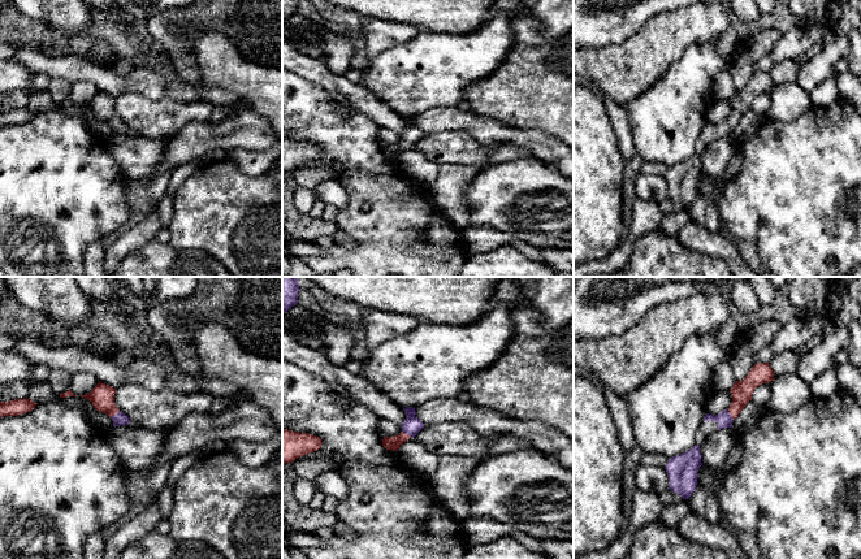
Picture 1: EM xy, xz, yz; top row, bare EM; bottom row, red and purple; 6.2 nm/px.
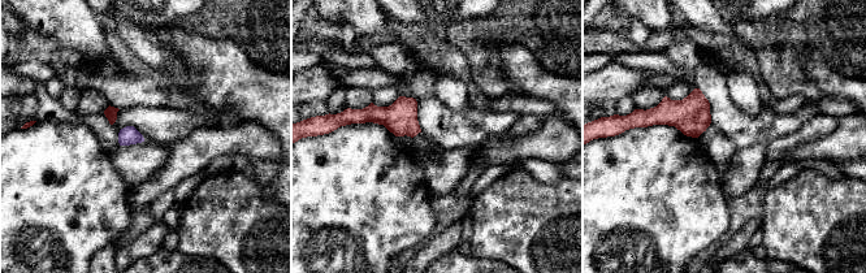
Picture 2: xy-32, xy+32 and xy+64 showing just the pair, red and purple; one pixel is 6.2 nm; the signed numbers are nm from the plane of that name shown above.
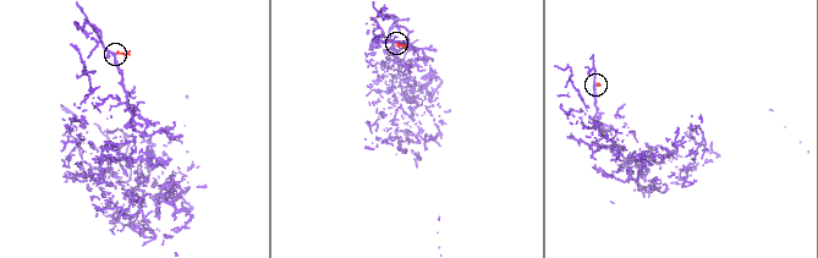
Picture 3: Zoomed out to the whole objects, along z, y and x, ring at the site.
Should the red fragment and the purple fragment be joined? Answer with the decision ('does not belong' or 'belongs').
belongs

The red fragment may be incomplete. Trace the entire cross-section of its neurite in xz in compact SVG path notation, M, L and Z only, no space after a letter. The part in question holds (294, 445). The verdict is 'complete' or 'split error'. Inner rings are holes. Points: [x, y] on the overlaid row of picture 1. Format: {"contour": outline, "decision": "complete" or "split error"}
{"contour": "M282 429L282 463L291 463L321 447L321 439L308 433Z", "decision": "complete"}

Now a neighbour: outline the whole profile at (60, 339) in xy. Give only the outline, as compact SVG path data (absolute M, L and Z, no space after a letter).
M27 333L25 335L27 339L33 339L40 344L44 344L51 348L57 348L57 347L66 347L72 344L66 334L64 333L56 333L51 339L44 339L42 334L39 333Z

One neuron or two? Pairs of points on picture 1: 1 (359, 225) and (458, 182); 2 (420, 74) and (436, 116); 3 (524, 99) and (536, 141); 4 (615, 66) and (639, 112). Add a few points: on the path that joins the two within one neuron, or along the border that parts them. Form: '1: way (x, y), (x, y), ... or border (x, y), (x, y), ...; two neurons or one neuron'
1: border (428, 189), (432, 199), (449, 220); two neurons
2: border (463, 105), (425, 109), (415, 117); two neurons
3: border (503, 124), (518, 129), (541, 129), (559, 141); two neurons
4: border (656, 81), (626, 107); two neurons

